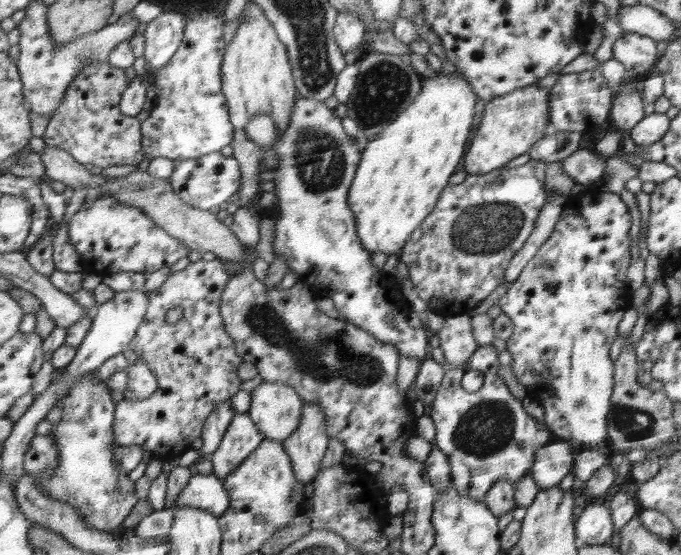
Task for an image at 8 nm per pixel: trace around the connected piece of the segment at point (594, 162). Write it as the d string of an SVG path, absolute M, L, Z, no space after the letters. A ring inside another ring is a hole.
M583 145L561 163L566 174L575 178L578 187L588 187L597 179L601 179L607 165L606 158L597 154L592 147Z

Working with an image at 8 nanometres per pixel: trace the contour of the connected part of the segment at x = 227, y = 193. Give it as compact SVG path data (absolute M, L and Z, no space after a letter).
M220 151L210 152L198 158L187 158L176 163L175 169L168 178L173 191L190 206L200 210L210 210L226 202L240 190L239 159L227 157Z

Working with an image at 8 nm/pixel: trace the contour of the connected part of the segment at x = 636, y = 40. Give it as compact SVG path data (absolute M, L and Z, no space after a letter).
M626 33L613 45L613 58L621 62L630 75L646 72L656 62L656 45L654 39L636 33Z

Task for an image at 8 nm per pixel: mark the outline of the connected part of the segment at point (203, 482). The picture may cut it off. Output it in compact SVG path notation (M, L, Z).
M195 471L175 499L175 506L170 508L174 511L182 507L196 507L210 511L216 516L222 516L231 504L230 494L221 479L212 474L200 474Z

